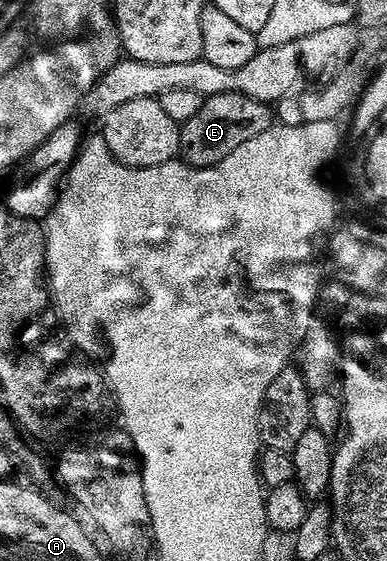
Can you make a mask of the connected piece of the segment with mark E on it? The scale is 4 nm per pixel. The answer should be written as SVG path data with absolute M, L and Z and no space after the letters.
M224 92L202 99L201 109L190 120L181 125L180 155L184 163L193 168L206 168L218 164L235 146L247 142L247 138L255 138L255 134L263 134L263 130L272 128L275 123L275 112L262 100L247 98L238 92Z

